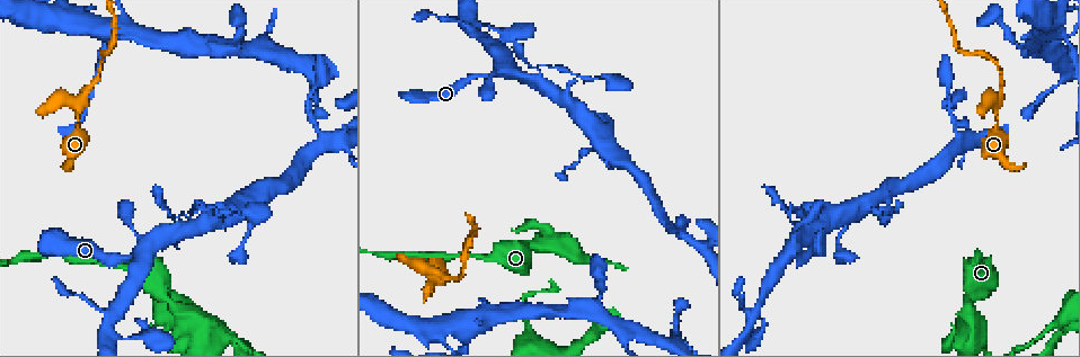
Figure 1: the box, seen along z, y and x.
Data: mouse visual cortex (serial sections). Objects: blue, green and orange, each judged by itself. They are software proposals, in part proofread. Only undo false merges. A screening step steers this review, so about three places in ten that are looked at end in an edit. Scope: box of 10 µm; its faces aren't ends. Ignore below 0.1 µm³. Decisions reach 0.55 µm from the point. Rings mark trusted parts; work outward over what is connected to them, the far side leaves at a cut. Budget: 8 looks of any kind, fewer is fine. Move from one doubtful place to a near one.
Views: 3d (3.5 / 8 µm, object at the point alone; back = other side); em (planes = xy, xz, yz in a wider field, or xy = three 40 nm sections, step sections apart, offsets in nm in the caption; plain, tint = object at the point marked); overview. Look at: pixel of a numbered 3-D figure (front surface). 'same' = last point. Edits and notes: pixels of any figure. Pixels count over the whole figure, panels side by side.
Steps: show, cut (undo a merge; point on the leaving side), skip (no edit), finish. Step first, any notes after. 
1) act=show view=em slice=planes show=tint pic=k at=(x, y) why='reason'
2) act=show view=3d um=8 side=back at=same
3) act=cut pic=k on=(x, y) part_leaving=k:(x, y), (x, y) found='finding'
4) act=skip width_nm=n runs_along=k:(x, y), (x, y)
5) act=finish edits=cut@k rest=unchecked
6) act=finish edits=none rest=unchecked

act=show view=3d um=3.5 pic=1 at=(794, 249)

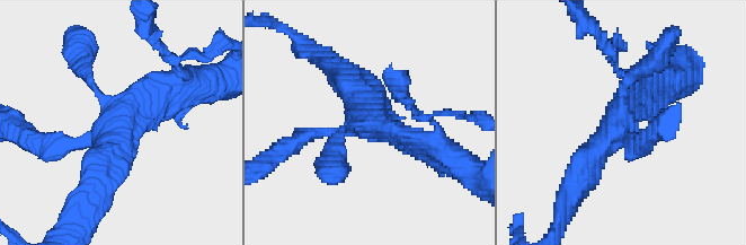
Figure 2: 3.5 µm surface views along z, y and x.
act=show view=em slice=planes show=tint pic=2 at=(362, 122)

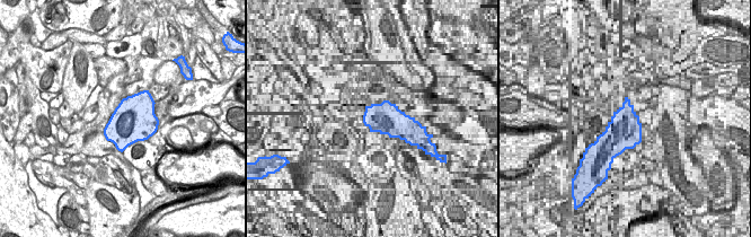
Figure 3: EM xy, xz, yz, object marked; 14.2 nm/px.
act=skip runs_along=2:(42, 143), (90, 143), (174, 98) found='one cell here'

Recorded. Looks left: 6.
act=show view=3d um=3.5 pic=1 at=(236, 210) why='sharp bend'

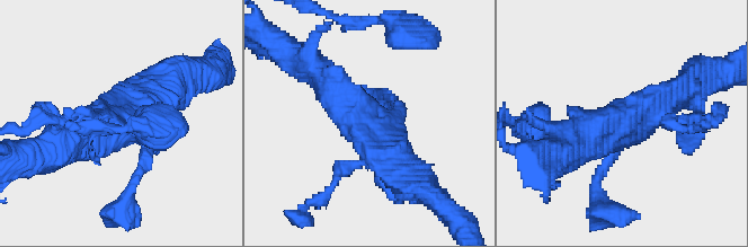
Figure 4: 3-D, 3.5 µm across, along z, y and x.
act=show view=em slice=xy step=2 show=tint pic=4 at=(373, 134) why='now the EM'

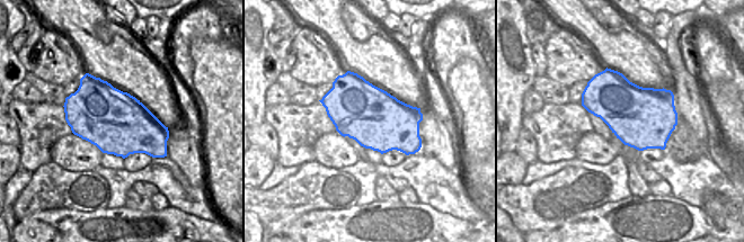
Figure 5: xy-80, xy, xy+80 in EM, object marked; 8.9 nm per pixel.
act=skip runs_along=4:(323, 78), (413, 182) found='continuous, no second cell'

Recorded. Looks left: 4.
act=show view=3d um=3.5 side=back pic=1 at=(77, 107) why='sudden change in width'

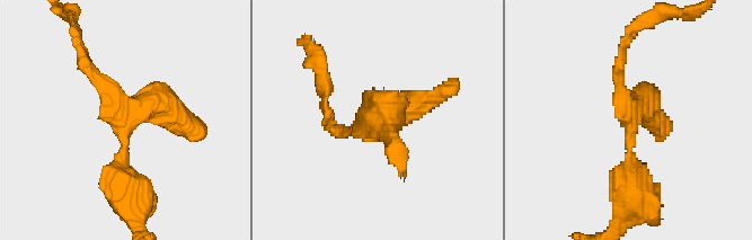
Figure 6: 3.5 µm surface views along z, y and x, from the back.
act=show view=em slice=xy step=5 show=tint pic=6 at=(632, 114) why='shape alone is not enough'

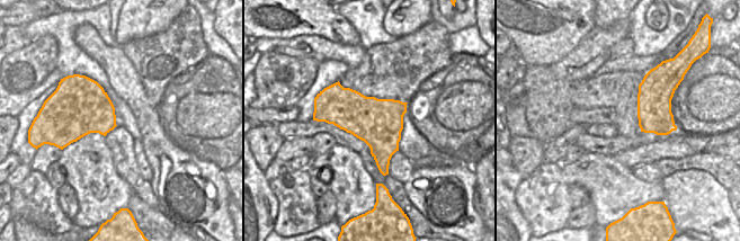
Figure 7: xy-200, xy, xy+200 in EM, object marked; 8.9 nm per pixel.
act=skip runs_along=6:(126, 190), (123, 114), (160, 104), (188, 125) found='all the same cell'

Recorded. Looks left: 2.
act=finish edits=none rest=unchecked

